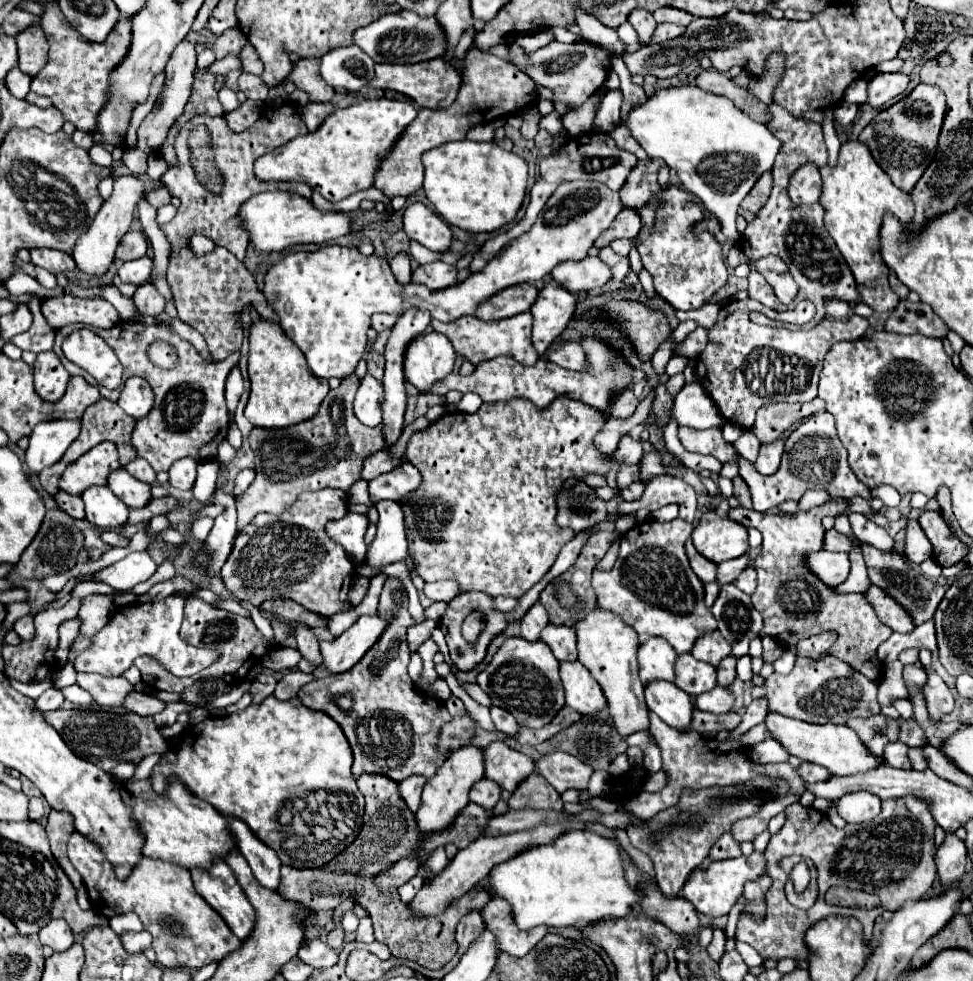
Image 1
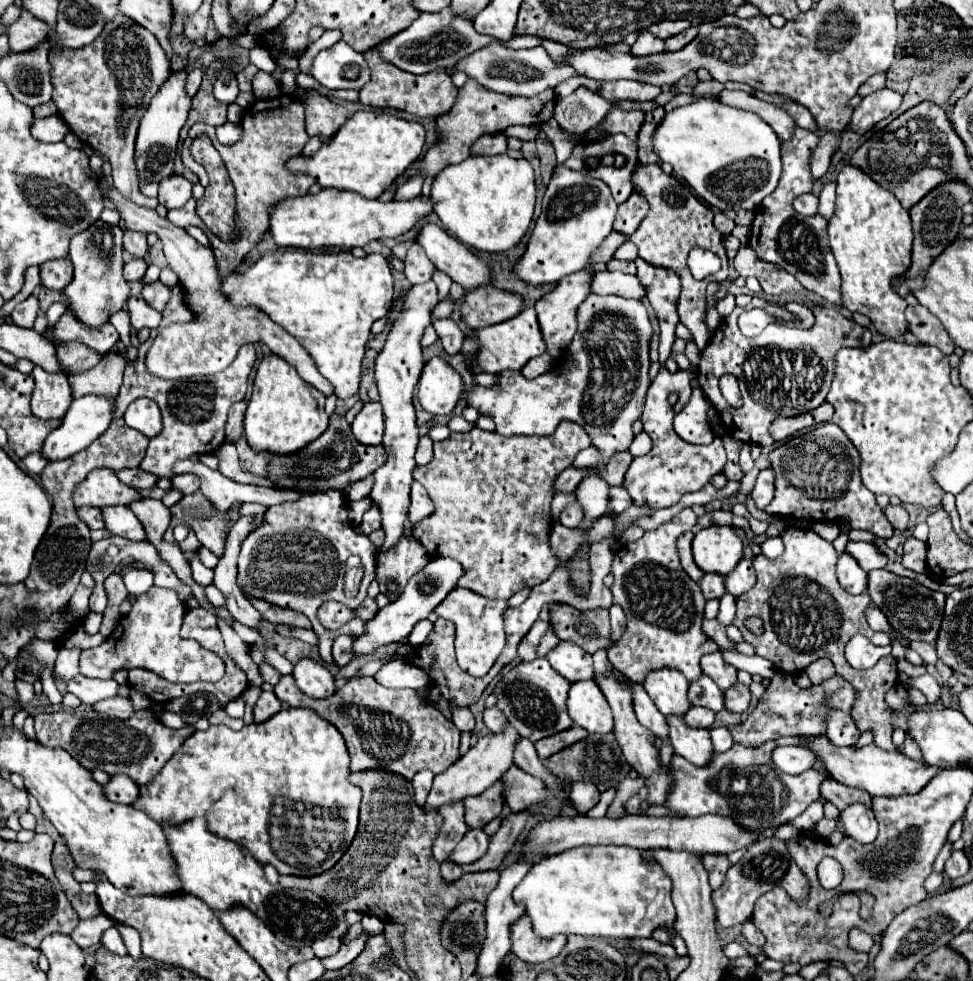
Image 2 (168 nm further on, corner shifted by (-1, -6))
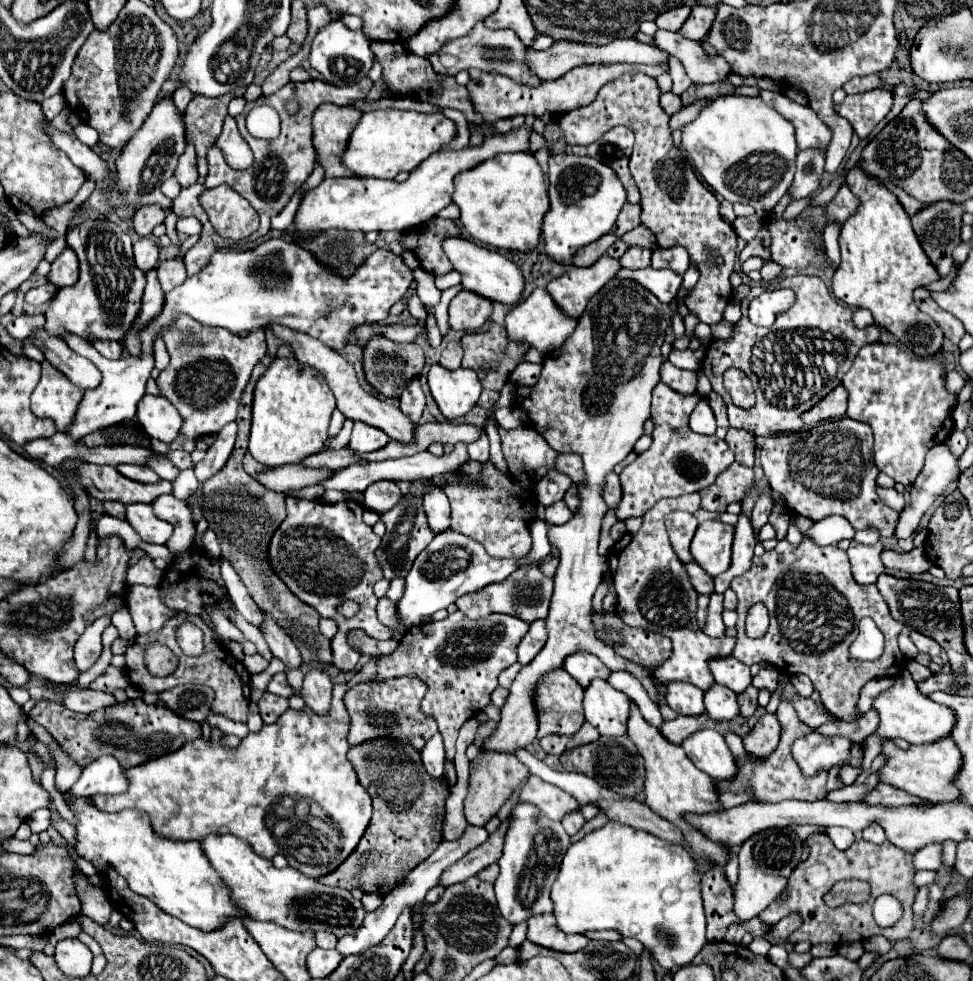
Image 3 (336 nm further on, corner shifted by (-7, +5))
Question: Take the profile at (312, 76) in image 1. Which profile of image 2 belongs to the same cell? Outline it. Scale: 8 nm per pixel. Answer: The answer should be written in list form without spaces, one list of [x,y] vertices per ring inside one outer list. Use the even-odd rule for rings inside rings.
[[[316,89],[304,91],[302,105],[306,107],[306,129],[308,135],[318,135],[324,143],[342,127],[342,123],[348,117],[348,111],[332,103],[326,95],[318,93]]]

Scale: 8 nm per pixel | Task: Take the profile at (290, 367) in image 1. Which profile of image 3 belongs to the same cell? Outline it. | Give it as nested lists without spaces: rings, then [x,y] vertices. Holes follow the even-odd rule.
[[[276,358],[256,384],[248,452],[256,462],[268,468],[276,468],[284,464],[300,464],[304,458],[322,452],[324,442],[328,440],[328,424],[334,408],[336,408],[336,400],[332,396],[332,390],[328,388],[328,384],[320,382],[320,376],[314,368],[310,368],[308,364],[300,364],[298,360],[294,362],[290,358]]]

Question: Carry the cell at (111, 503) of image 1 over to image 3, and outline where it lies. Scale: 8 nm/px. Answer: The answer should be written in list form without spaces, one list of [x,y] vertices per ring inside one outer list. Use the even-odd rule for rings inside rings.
[[[130,504],[128,522],[148,544],[166,544],[172,536],[172,524],[160,520],[150,504]]]

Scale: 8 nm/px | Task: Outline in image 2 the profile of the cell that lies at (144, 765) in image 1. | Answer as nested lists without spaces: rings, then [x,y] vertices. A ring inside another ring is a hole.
[[[112,775],[110,781],[106,783],[106,791],[112,801],[130,805],[138,799],[138,785],[132,779],[128,779],[126,775]]]

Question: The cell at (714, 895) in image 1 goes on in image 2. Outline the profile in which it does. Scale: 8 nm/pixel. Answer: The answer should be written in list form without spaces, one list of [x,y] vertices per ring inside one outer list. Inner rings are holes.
[[[760,839],[760,843],[752,843],[748,847],[746,855],[736,865],[732,865],[728,869],[722,887],[712,891],[712,903],[714,903],[714,909],[716,909],[716,923],[720,927],[732,927],[732,925],[744,923],[746,919],[752,917],[756,899],[760,895],[764,895],[766,891],[774,889],[776,885],[784,887],[786,893],[794,901],[808,899],[808,895],[810,895],[810,883],[808,883],[806,875],[802,875],[800,867],[794,863],[790,853],[786,851],[784,841],[780,841],[780,839]]]

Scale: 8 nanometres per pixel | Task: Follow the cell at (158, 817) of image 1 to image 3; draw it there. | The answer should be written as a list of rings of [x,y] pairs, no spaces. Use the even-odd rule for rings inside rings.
[[[208,836],[202,842],[202,850],[208,856],[214,870],[224,876],[222,880],[232,890],[232,900],[240,912],[254,920],[274,922],[288,930],[328,930],[338,938],[360,928],[366,910],[348,890],[324,886],[314,878],[300,874],[296,868],[286,872],[274,868],[274,864],[262,856],[256,856],[250,844],[236,836]]]

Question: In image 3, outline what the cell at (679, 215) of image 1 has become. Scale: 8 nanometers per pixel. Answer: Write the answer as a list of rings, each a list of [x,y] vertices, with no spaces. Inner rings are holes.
[[[628,72],[612,82],[608,82],[596,96],[596,100],[590,106],[572,110],[568,114],[562,114],[558,124],[564,130],[566,142],[568,144],[592,144],[596,140],[600,140],[600,130],[610,130],[616,124],[628,126],[634,130],[636,134],[636,144],[634,144],[634,152],[630,158],[630,172],[640,188],[642,194],[642,224],[646,228],[650,228],[658,240],[660,248],[672,248],[672,246],[684,246],[692,258],[692,266],[696,266],[700,270],[700,280],[698,284],[692,288],[692,292],[686,298],[686,306],[690,312],[694,312],[700,322],[704,324],[716,324],[722,320],[724,316],[724,308],[732,298],[732,286],[730,286],[730,272],[734,270],[734,254],[736,254],[736,238],[734,238],[734,230],[732,226],[722,220],[720,216],[720,202],[716,200],[716,196],[698,180],[698,176],[692,170],[692,164],[680,154],[680,150],[674,146],[672,136],[670,136],[670,116],[662,110],[660,106],[660,90],[654,78],[642,74],[642,72]],[[722,256],[722,264],[716,264],[712,258]]]

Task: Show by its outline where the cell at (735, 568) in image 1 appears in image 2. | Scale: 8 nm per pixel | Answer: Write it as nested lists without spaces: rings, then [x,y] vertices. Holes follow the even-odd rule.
[[[706,573],[702,577],[702,581],[700,581],[700,587],[702,587],[702,593],[704,593],[706,599],[714,599],[714,597],[720,599],[726,593],[726,589],[724,589],[724,575],[710,575],[710,573]]]

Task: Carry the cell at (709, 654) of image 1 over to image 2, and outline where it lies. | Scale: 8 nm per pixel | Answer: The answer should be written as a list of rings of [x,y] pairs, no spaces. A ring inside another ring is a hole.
[[[714,651],[710,655],[704,655],[700,659],[700,667],[702,667],[702,673],[706,673],[708,677],[712,677],[712,681],[722,691],[726,691],[736,681],[736,667],[732,667],[730,663],[724,661],[722,651]]]

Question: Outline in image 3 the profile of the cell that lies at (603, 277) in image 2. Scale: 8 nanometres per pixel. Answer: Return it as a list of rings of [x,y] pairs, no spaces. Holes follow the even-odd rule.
[[[622,268],[618,272],[618,278],[636,280],[638,284],[642,284],[650,292],[654,292],[654,296],[664,304],[670,304],[678,296],[678,290],[682,286],[682,276],[668,268],[666,270],[656,270],[656,268],[626,270],[626,268]]]

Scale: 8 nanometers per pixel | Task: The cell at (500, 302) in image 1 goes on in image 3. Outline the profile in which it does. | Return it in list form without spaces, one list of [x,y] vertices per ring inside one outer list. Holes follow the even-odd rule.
[[[460,290],[458,296],[450,302],[448,308],[448,324],[452,330],[464,330],[464,332],[476,332],[484,326],[484,322],[492,314],[492,302],[468,292]]]

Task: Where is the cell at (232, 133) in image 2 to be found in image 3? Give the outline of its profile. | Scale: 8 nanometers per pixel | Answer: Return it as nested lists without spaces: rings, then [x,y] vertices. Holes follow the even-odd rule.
[[[226,116],[222,134],[220,134],[216,146],[222,150],[224,160],[236,170],[244,170],[246,166],[252,164],[252,150],[248,148],[248,144],[240,136],[236,120],[232,116]]]

